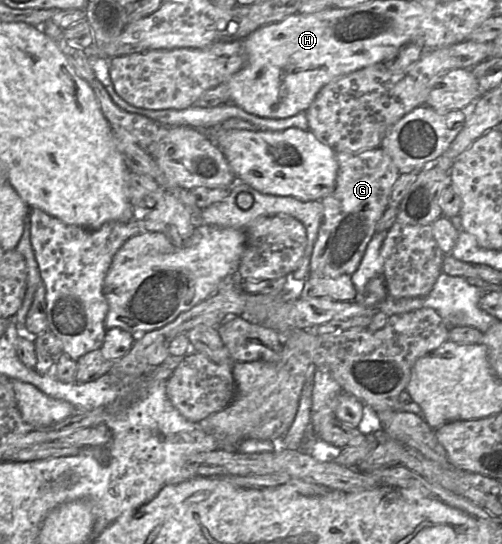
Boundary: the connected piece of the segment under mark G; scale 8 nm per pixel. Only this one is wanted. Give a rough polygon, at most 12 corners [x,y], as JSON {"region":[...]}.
{"region":[[382,147],[336,152],[313,277],[351,276],[400,174]]}

